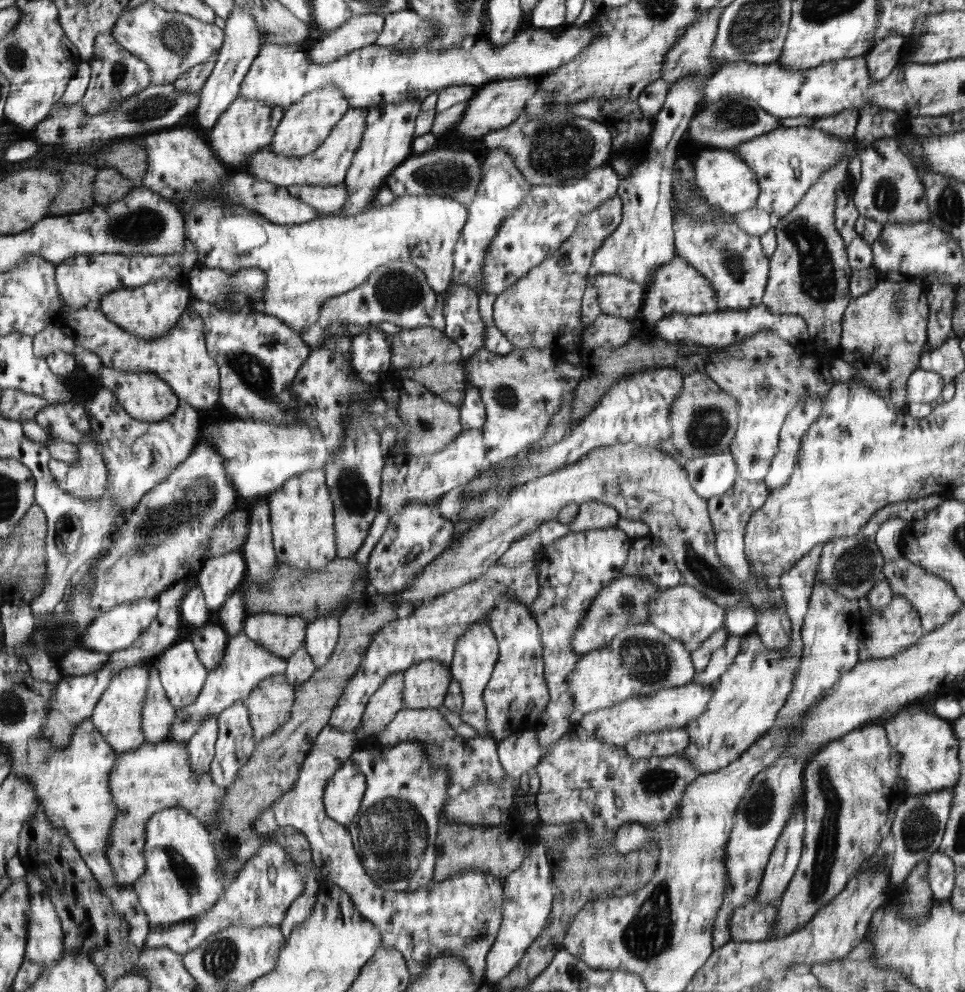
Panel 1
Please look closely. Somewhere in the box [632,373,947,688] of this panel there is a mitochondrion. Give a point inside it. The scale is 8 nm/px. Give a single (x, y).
(855, 566)

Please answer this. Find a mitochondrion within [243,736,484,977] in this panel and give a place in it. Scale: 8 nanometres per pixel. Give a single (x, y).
(392, 835)

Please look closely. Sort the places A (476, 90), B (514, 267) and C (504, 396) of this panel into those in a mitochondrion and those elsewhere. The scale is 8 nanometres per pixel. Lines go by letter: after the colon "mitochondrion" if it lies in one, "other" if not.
A: other
B: other
C: mitochondrion

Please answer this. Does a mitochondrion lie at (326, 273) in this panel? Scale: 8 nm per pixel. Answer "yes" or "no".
no

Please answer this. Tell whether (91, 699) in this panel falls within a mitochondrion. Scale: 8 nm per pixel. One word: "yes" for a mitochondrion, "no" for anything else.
no

